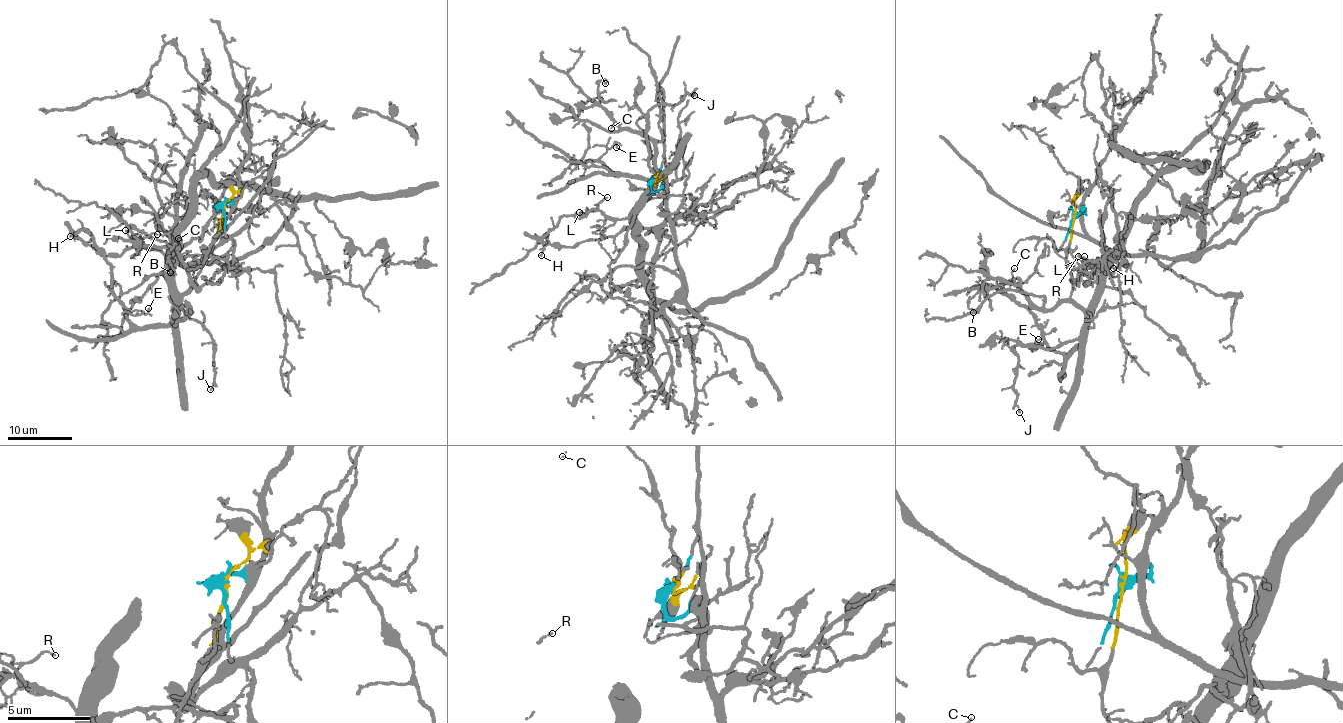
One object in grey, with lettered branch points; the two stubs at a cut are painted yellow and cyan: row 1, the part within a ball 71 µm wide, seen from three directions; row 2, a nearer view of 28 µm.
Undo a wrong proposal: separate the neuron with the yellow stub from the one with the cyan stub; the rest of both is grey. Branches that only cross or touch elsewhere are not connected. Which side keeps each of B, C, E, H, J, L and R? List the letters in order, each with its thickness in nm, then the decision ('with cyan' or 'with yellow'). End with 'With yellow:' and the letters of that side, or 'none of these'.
B: 120 nm | with yellow
C: 80 nm | with yellow
E: 110 nm | with yellow
H: 160 nm | with yellow
J: 130 nm | with yellow
L: 120 nm | with yellow
R: 100 nm | with yellow
With yellow: B, C, E, H, J, L, R

